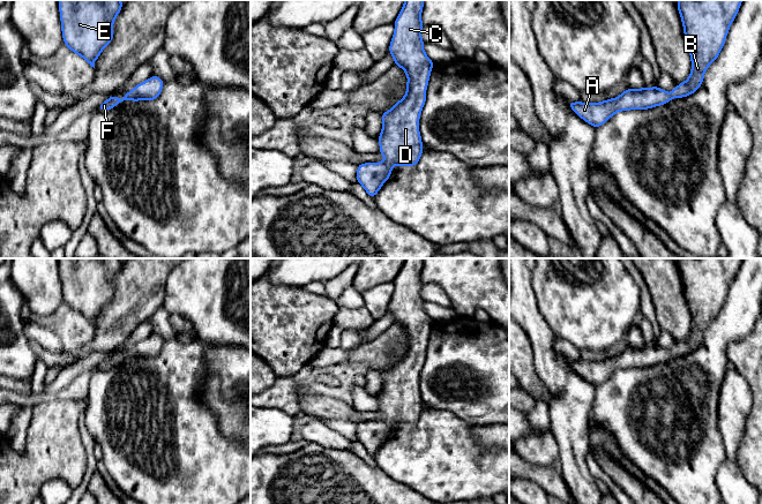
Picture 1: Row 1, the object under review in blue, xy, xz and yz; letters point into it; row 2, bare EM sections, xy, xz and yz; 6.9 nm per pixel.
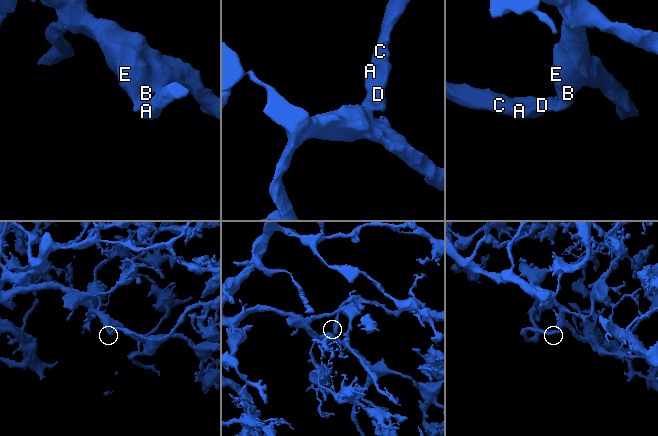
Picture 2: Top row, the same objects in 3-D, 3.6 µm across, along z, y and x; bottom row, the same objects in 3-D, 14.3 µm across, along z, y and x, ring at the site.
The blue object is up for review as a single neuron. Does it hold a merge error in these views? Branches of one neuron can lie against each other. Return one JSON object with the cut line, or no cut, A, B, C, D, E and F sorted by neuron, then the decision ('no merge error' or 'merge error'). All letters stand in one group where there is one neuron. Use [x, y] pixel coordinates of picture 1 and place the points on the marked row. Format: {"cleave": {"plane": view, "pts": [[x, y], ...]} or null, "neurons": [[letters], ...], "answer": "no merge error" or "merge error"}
{"cleave": null, "neurons": [["A", "B", "C", "D", "E", "F"]], "answer": "no merge error"}

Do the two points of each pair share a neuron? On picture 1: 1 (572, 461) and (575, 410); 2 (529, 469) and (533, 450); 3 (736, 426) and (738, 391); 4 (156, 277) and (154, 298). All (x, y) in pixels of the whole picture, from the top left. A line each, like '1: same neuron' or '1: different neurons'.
1: same neuron
2: different neurons
3: same neuron
4: same neuron

